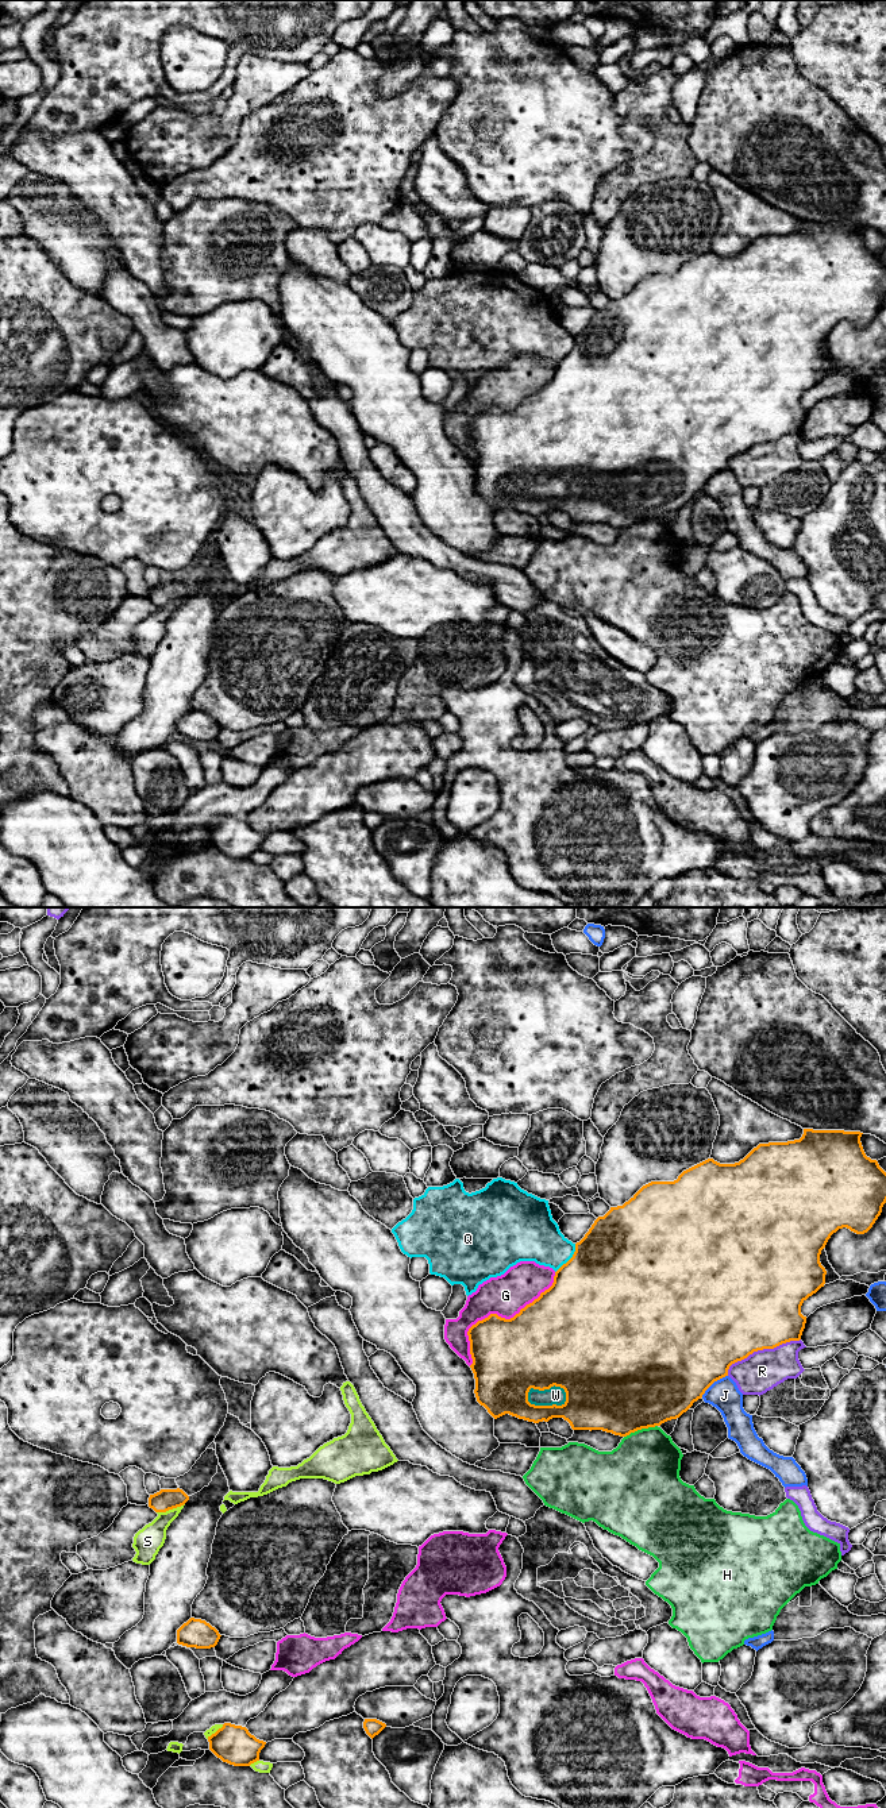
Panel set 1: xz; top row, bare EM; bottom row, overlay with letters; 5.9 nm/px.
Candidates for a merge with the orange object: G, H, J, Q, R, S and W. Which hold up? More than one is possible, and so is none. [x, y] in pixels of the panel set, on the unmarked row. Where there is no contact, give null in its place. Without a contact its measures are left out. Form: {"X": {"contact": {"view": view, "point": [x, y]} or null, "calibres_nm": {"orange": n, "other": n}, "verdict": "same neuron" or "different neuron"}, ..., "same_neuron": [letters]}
{"G": {"contact": {"view": "xz", "point": [497, 408]}, "calibres_nm": {"orange": 440, "other": 240}, "verdict": "different neuron"}, "H": {"contact": {"view": "xz", "point": [640, 521]}, "calibres_nm": {"orange": 500, "other": 420}, "verdict": "different neuron"}, "J": {"contact": {"view": "xz", "point": [713, 474]}, "calibres_nm": {"orange": 500, "other": 180}, "verdict": "different neuron"}, "Q": {"contact": {"view": "xz", "point": [570, 351]}, "calibres_nm": {"orange": 500, "other": 300}, "verdict": "different neuron"}, "R": {"contact": {"view": "xz", "point": [761, 442]}, "calibres_nm": {"orange": 500, "other": 240}, "verdict": "different neuron"}, "S": {"contact": {"view": "xz", "point": [170, 601]}, "calibres_nm": {"orange": 130, "other": 160}, "verdict": "different neuron"}, "W": {"contact": {"view": "xz", "point": [550, 498]}, "calibres_nm": {"orange": 320, "other": 110}, "verdict": "same neuron"}, "same_neuron": ["W"]}

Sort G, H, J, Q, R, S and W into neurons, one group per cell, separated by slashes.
G / H / J / Q / R / S / W

